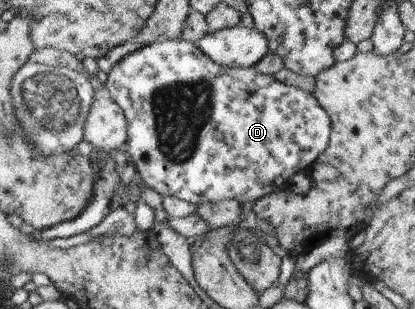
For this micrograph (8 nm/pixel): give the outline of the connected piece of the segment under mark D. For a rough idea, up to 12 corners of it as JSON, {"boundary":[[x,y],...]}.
{"boundary":[[162,40],[106,75],[145,186],[194,205],[288,188],[314,95]]}

